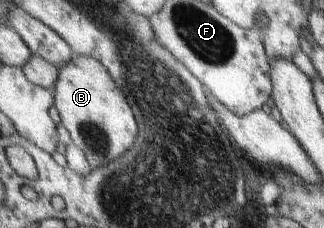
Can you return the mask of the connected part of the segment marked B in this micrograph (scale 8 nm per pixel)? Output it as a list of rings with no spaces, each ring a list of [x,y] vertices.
[[[78,56],[72,60],[60,70],[54,92],[61,124],[69,132],[72,142],[85,152],[93,168],[123,156],[135,144],[139,126],[132,104],[125,98],[123,89],[113,82],[105,65],[96,58]]]

